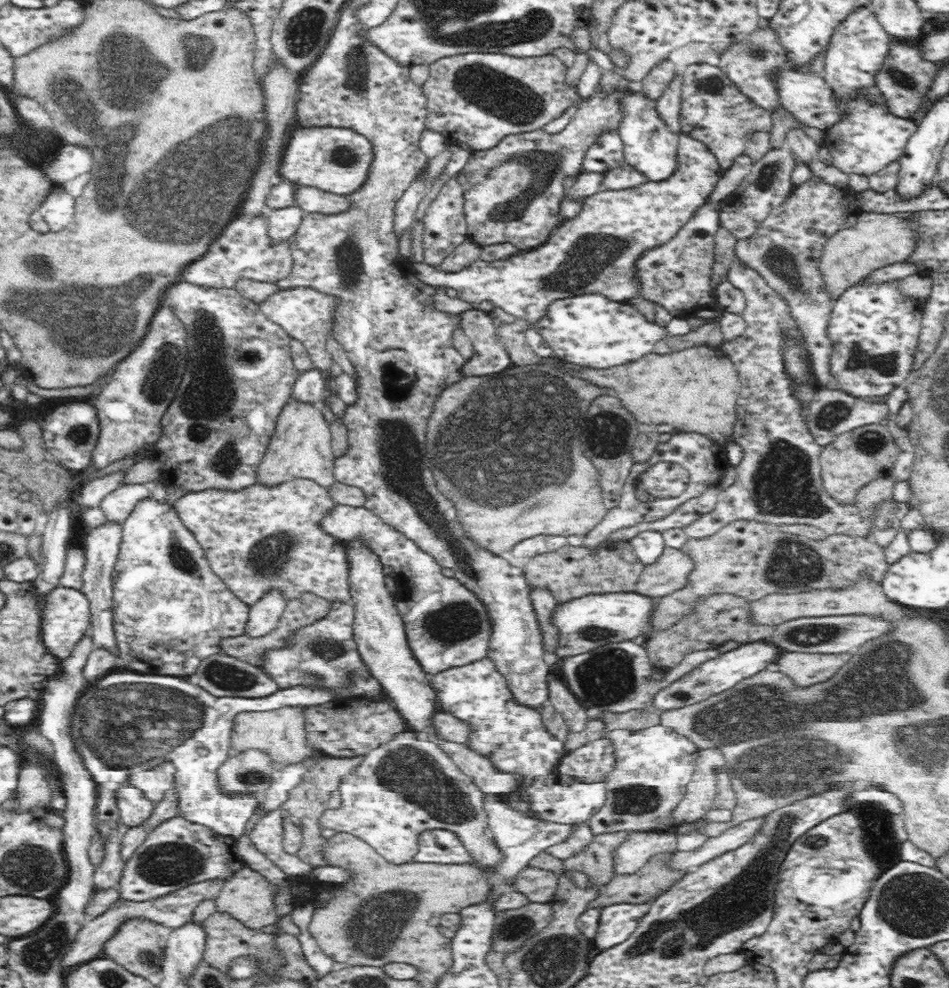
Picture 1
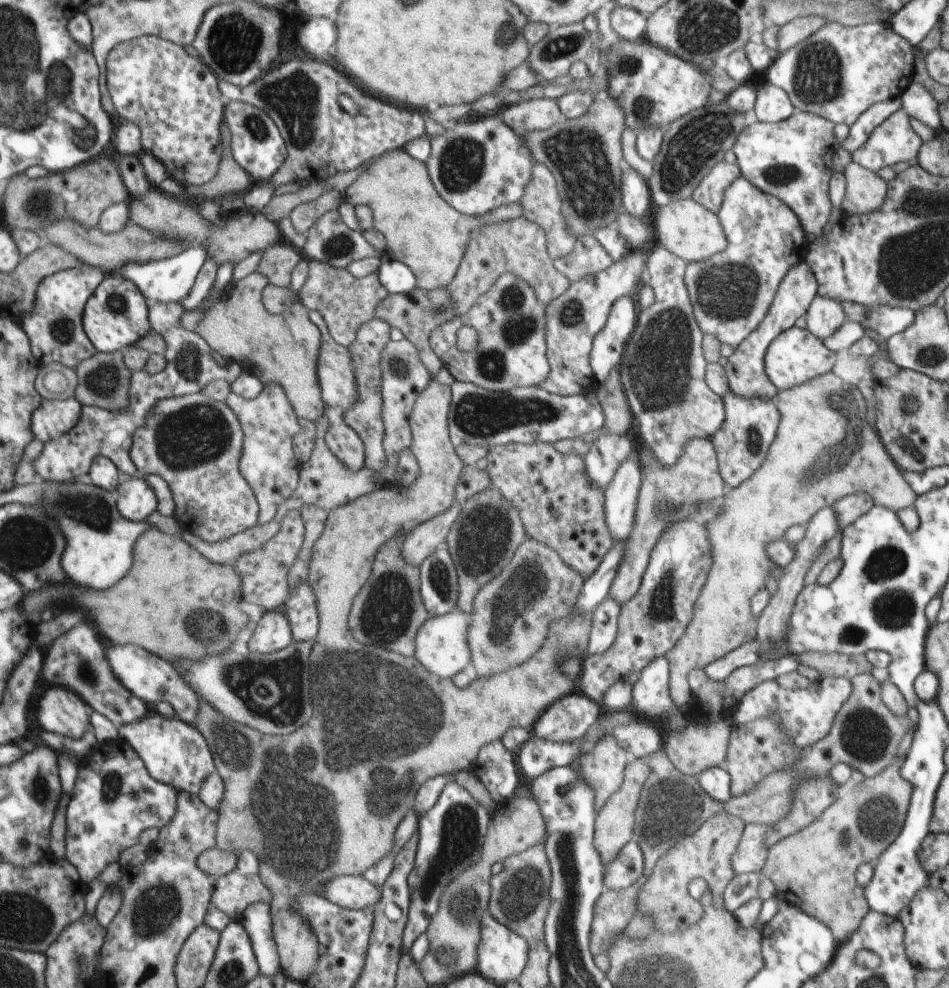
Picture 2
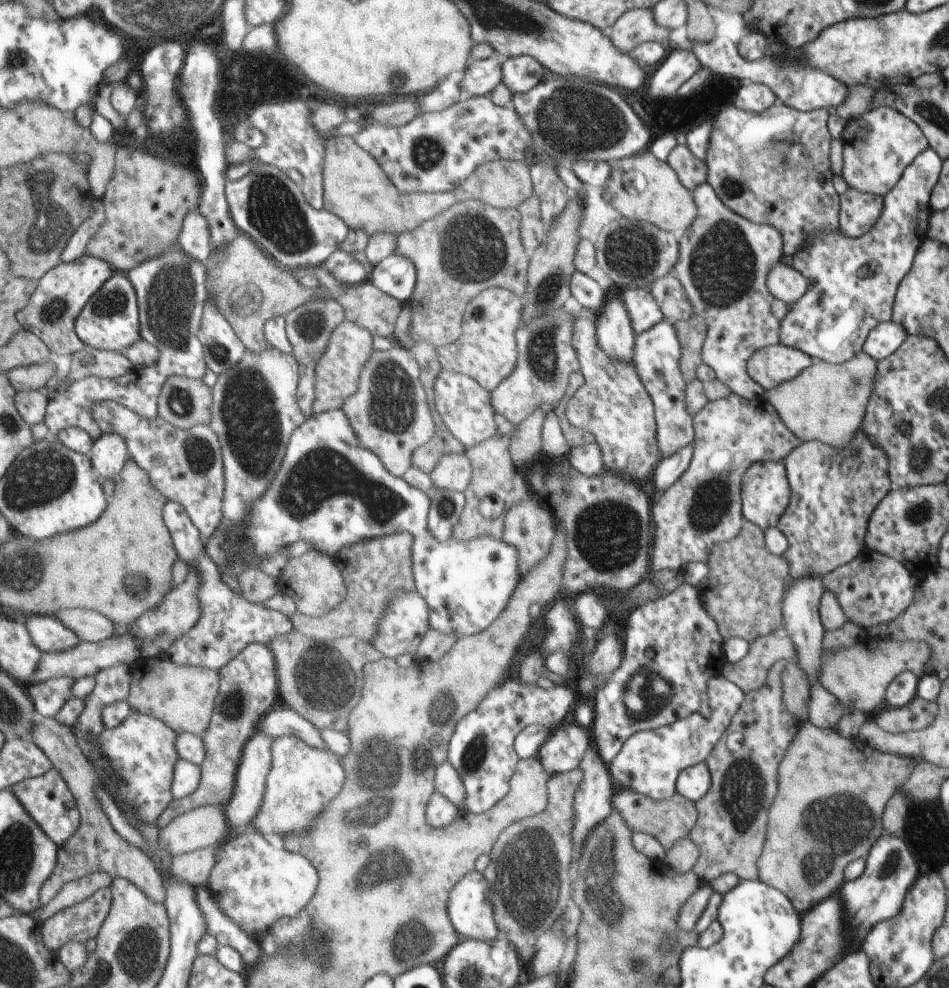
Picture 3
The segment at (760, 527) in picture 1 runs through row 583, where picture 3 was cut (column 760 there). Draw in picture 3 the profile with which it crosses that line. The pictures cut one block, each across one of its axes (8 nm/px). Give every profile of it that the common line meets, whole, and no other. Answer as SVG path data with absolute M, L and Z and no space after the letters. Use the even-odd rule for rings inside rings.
M775 662L767 670L765 684L745 694L731 724L717 740L713 754L705 760L711 774L711 788L701 800L693 802L697 822L689 834L699 848L693 872L701 882L711 882L725 874L735 874L741 882L759 880L757 866L767 840L769 808L779 790L779 766L803 728L803 722L781 702L781 674L785 664L787 662Z

